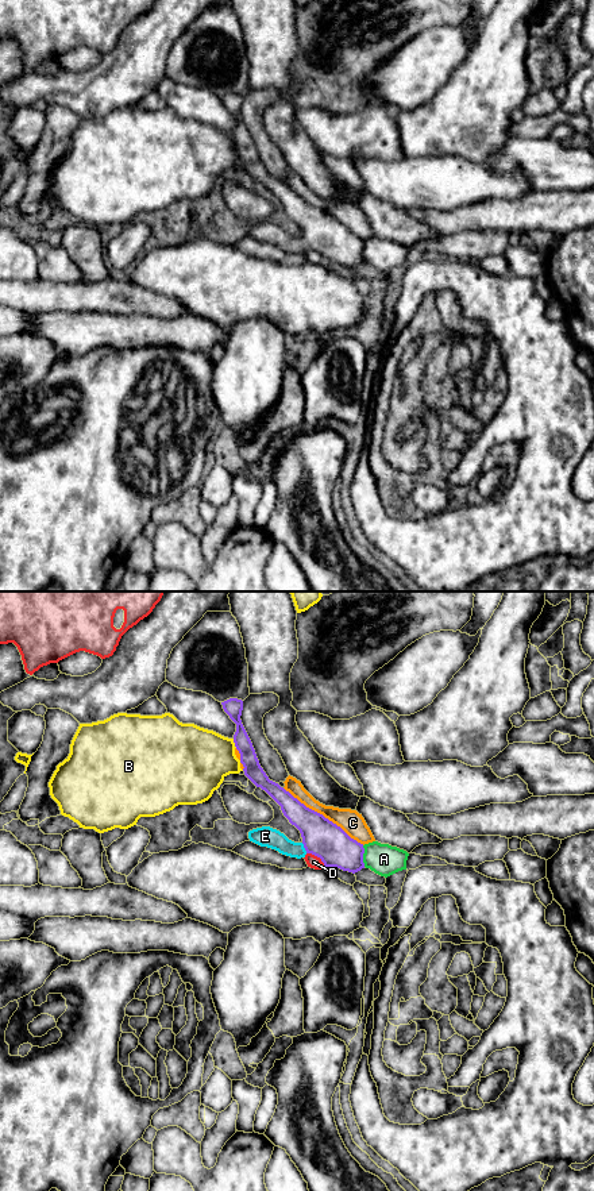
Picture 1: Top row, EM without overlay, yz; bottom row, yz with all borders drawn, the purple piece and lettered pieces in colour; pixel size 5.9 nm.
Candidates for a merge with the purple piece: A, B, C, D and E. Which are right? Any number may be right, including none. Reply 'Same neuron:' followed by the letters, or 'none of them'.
Same neuron: E

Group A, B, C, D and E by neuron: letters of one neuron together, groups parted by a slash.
A / B / C / D / E

